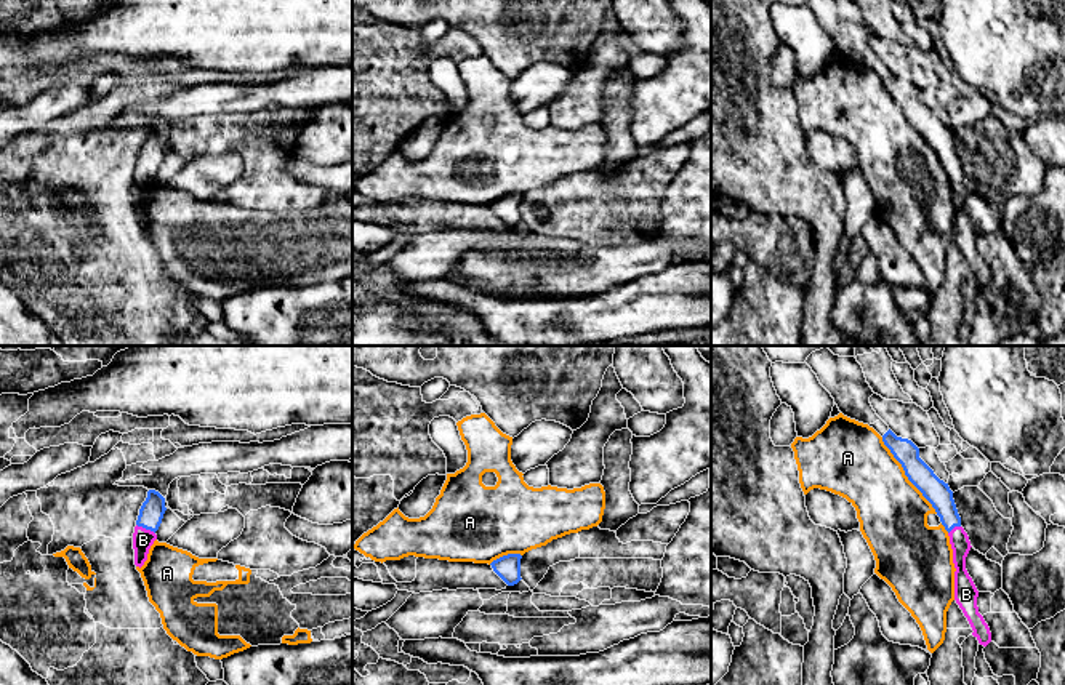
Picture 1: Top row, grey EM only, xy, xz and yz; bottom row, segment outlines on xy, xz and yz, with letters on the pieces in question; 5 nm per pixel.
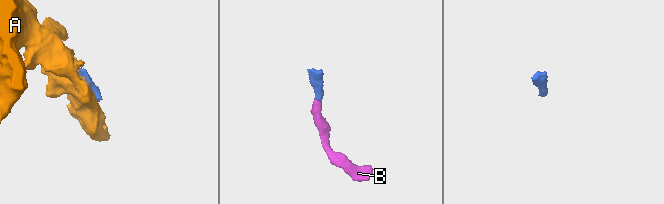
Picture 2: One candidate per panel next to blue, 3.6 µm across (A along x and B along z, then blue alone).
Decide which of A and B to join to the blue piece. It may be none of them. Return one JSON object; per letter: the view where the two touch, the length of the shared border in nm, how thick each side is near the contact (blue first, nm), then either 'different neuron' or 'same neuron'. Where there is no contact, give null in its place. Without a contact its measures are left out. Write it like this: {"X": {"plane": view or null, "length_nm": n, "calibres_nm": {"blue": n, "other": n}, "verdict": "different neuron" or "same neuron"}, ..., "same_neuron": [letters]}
{"A": {"plane": "yz", "length_nm": 480, "calibres_nm": {"blue": 120, "other": 340}, "verdict": "different neuron"}, "B": {"plane": "xy", "length_nm": 110, "calibres_nm": {"blue": 120, "other": 100}, "verdict": "same neuron"}, "same_neuron": ["B"]}

